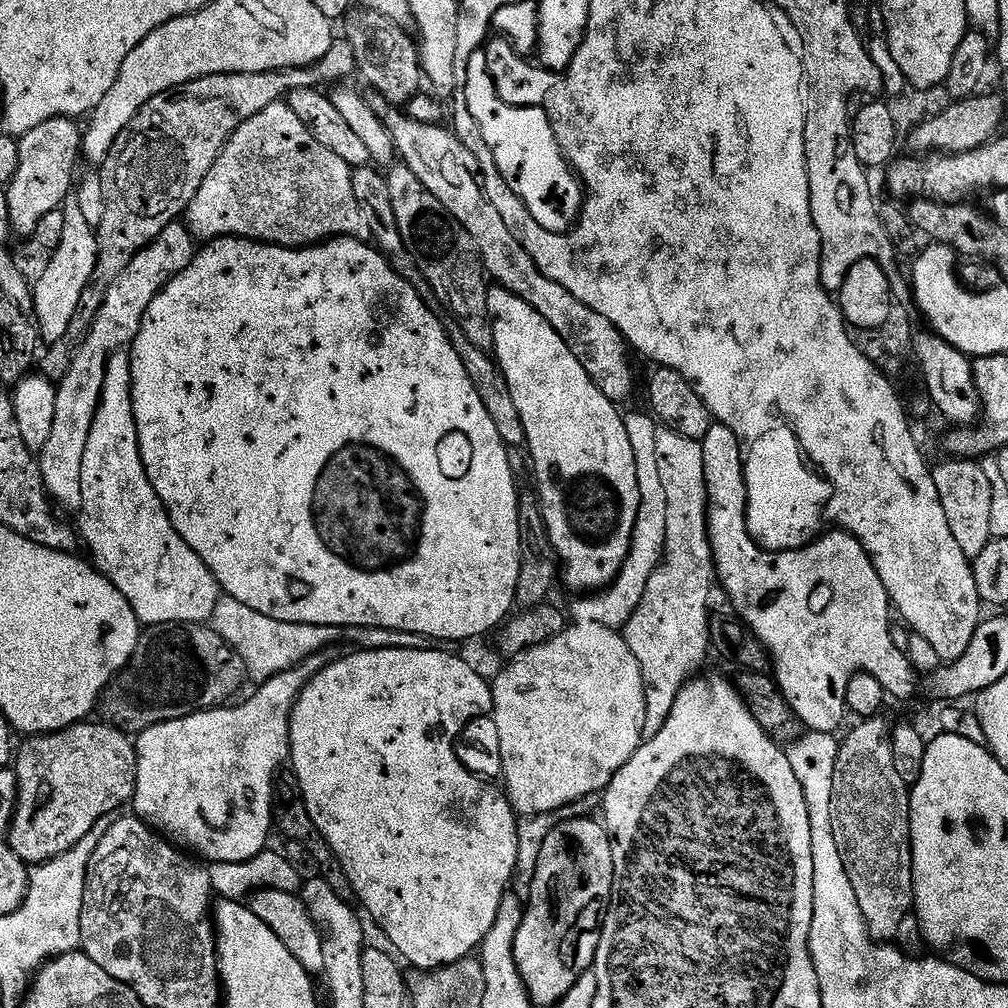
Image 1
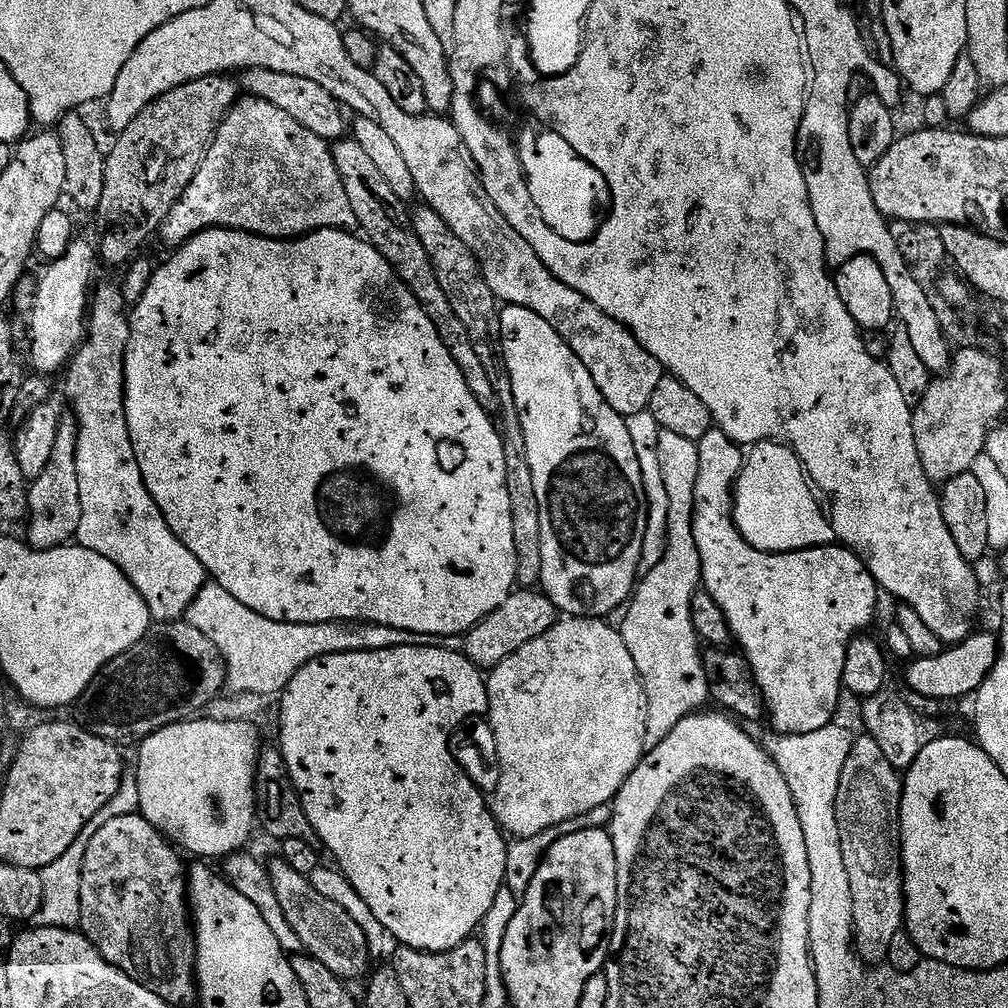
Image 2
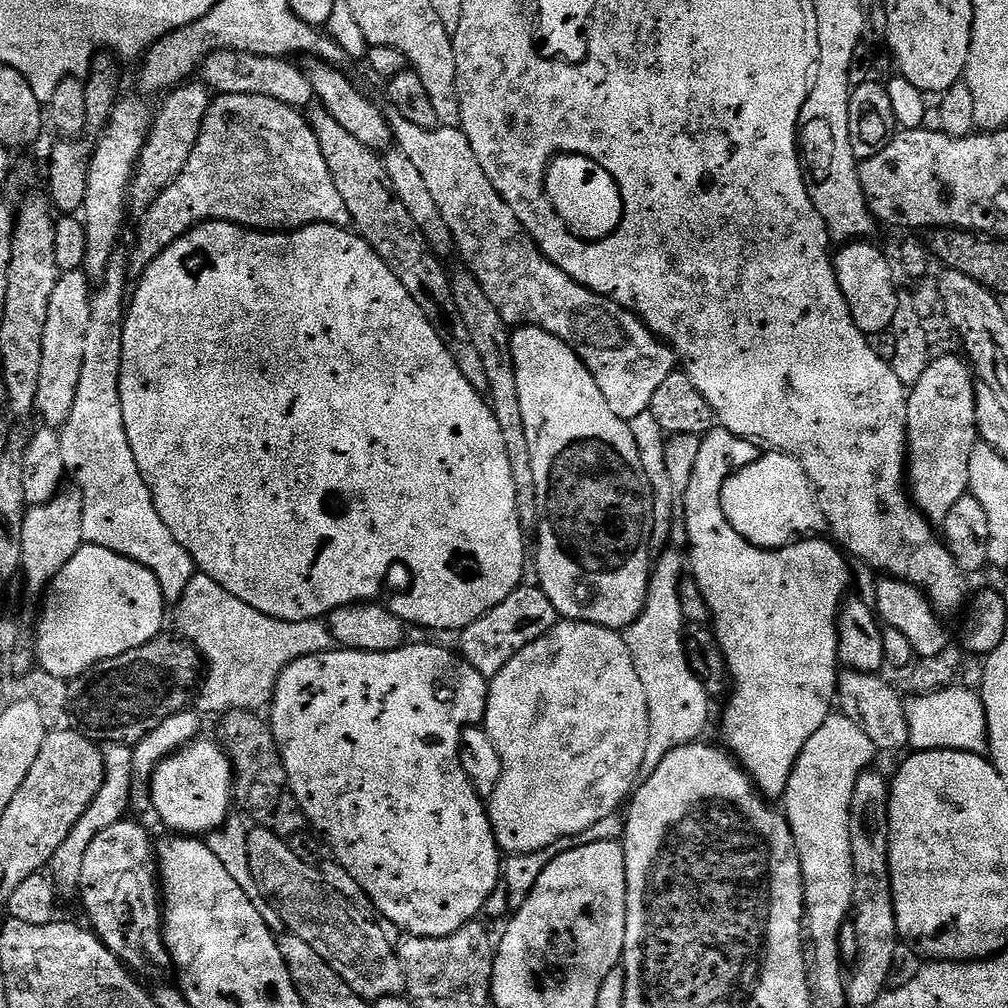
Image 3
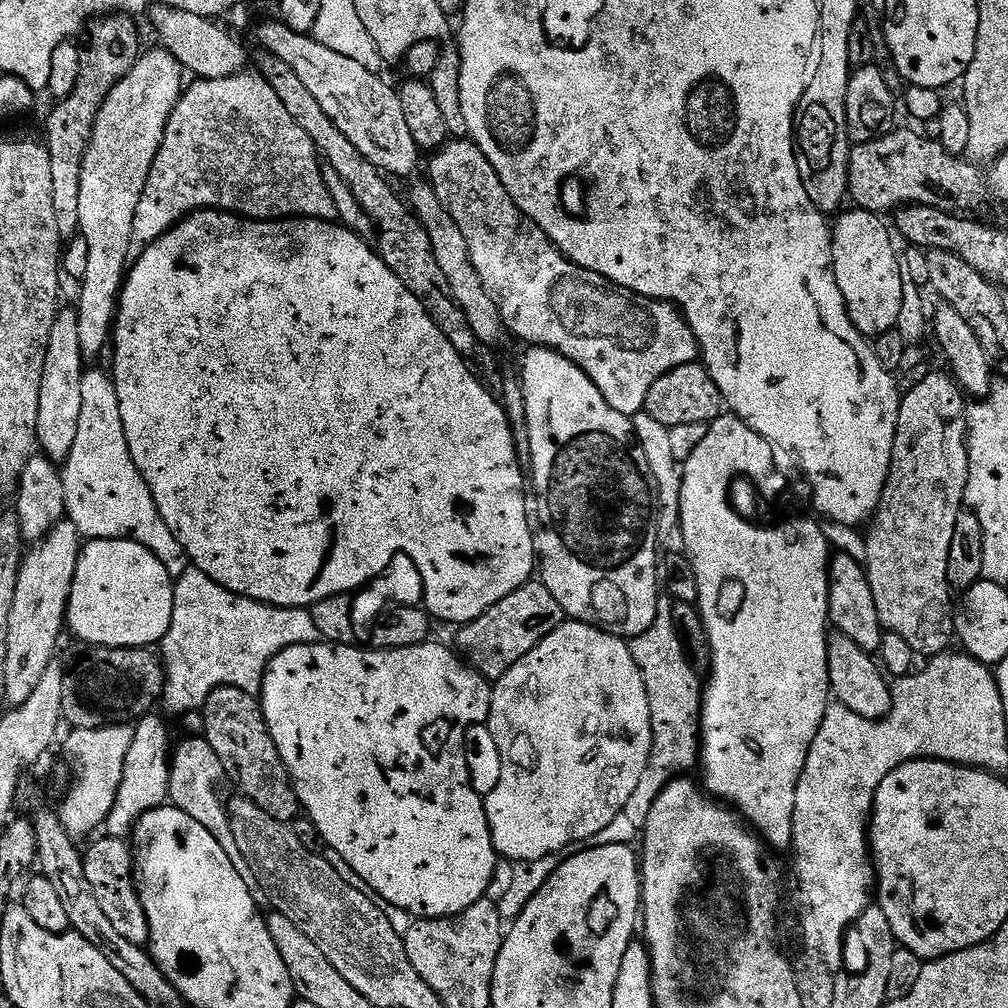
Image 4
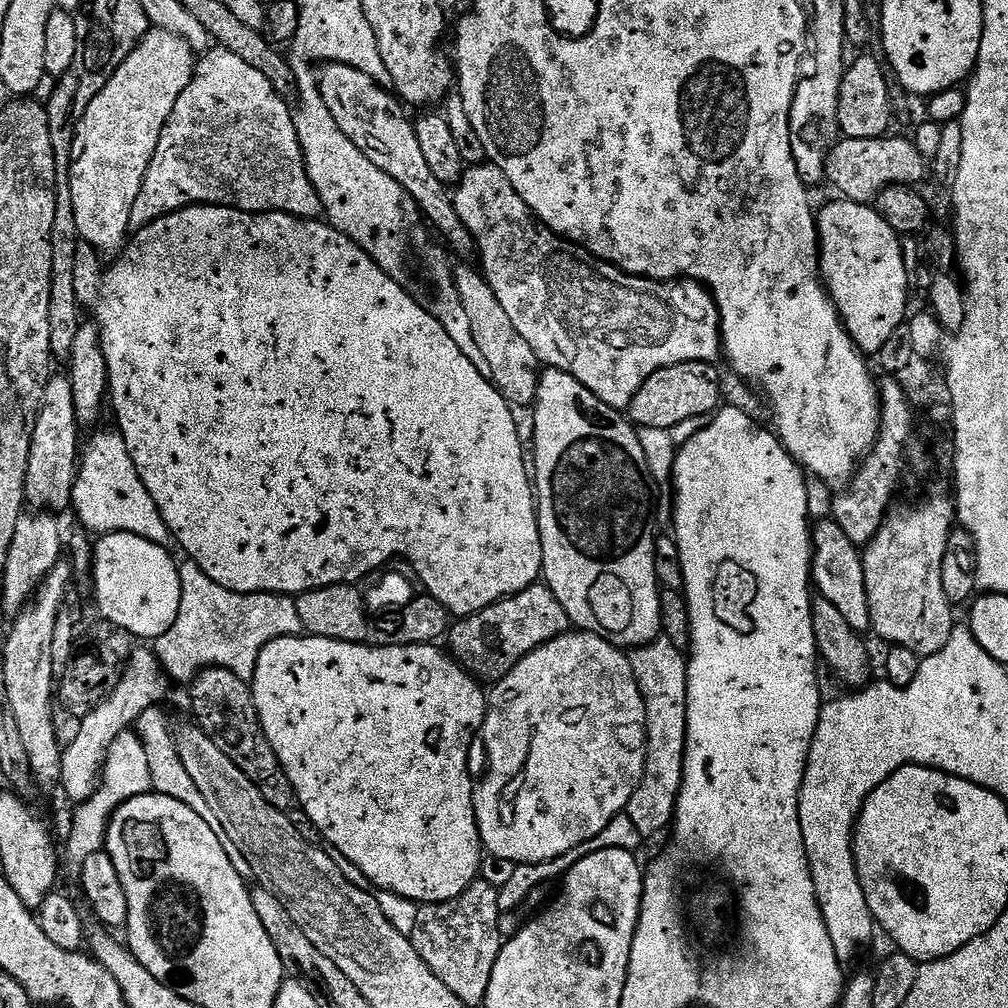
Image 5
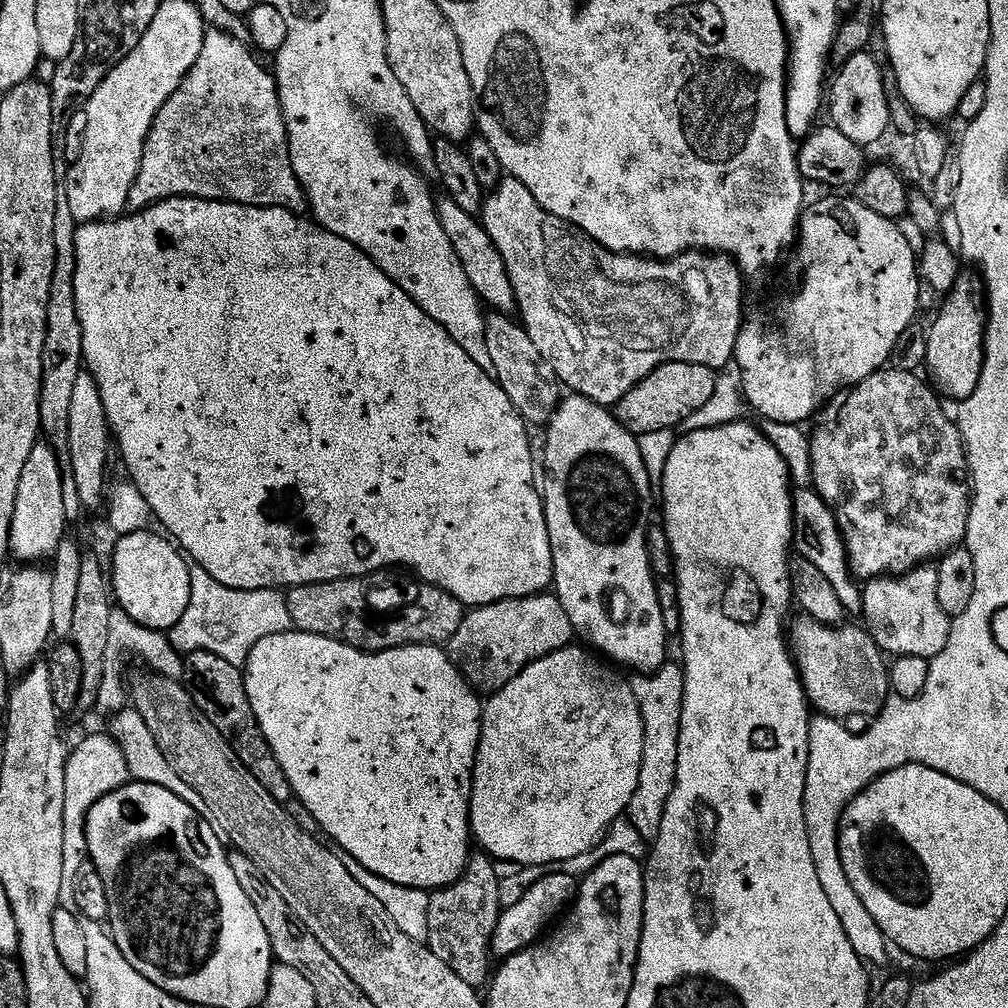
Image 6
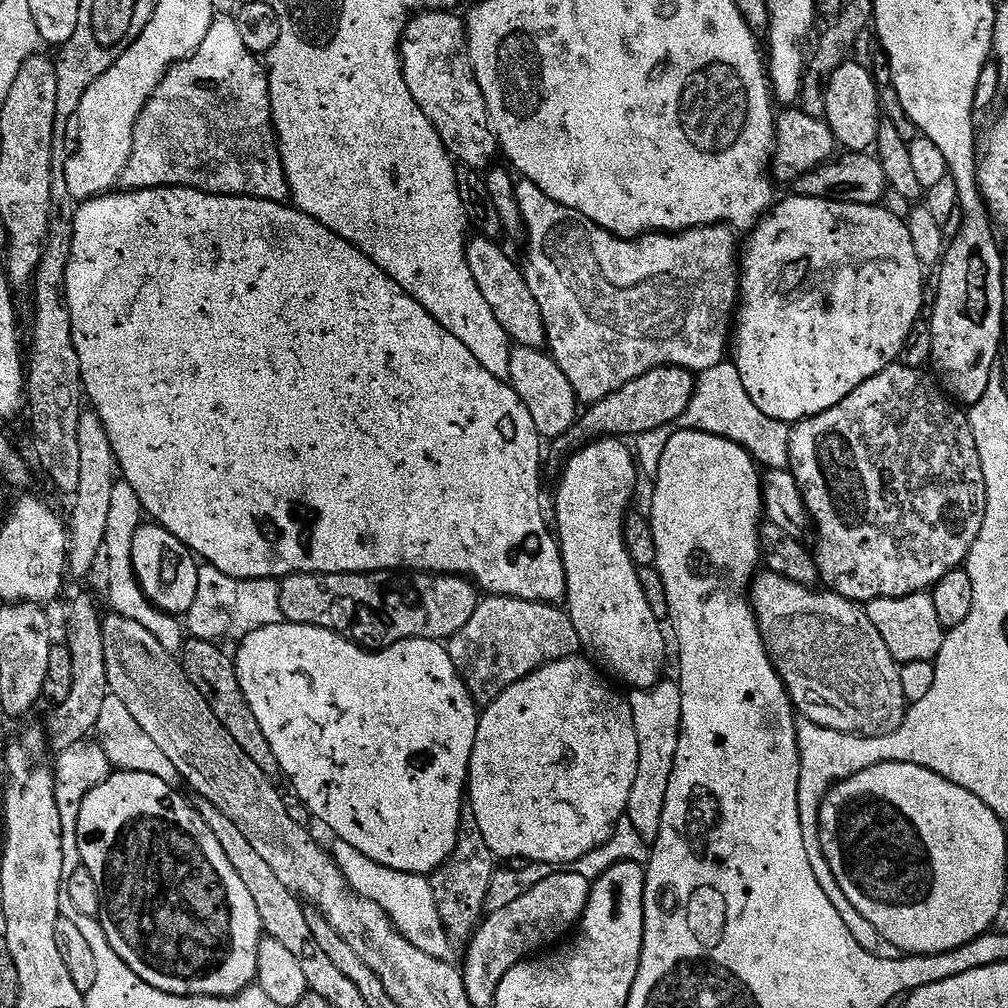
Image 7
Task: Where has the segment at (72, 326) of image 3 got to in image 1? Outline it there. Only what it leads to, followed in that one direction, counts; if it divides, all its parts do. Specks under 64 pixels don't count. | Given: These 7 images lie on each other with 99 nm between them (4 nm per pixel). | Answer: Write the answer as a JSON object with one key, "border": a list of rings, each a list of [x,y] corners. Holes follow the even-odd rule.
{"border":[[[69,198],[62,205],[66,227],[62,233],[62,242],[47,257],[48,265],[44,273],[34,280],[34,299],[36,311],[34,323],[40,333],[41,341],[54,346],[66,329],[70,326],[70,318],[74,318],[74,310],[78,310],[78,302],[82,299],[82,290],[86,290],[86,282],[90,282],[90,274],[94,274],[94,266],[98,262],[98,242],[96,229],[86,222],[82,210],[78,210],[75,198]]]}

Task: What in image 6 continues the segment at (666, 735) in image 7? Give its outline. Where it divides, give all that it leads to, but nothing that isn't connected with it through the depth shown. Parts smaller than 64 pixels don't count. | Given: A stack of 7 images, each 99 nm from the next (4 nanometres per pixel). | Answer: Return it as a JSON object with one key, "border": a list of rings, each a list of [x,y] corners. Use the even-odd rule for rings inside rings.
{"border":[[[669,662],[657,672],[633,675],[630,683],[644,723],[644,749],[642,770],[638,774],[638,790],[634,790],[634,798],[630,798],[626,818],[634,826],[634,830],[642,834],[644,840],[654,842],[662,830],[662,814],[666,814],[666,802],[676,789],[684,670],[679,663]]]}

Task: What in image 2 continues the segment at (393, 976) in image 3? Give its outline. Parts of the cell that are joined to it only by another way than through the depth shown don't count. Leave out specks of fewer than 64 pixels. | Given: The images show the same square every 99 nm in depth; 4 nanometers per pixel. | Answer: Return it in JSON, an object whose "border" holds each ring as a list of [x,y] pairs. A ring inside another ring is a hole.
{"border":[[[276,858],[273,864],[269,863],[267,870],[282,911],[286,914],[286,920],[301,939],[303,949],[318,962],[322,962],[326,970],[330,970],[345,981],[353,982],[352,980],[364,975],[367,977],[370,972],[370,967],[368,968],[370,945],[364,928],[358,926],[338,903],[332,902],[324,894],[318,894],[309,877],[298,874],[298,870],[294,870],[294,866],[290,866],[282,858]]]}

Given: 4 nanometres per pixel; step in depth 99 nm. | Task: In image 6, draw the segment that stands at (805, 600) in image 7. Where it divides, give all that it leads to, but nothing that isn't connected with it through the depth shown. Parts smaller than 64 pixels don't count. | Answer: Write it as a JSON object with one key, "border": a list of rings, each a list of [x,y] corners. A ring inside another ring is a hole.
{"border":[[[806,615],[799,619],[791,621],[786,639],[809,705],[819,715],[841,722],[847,721],[847,716],[875,717],[890,695],[885,653],[863,627],[840,626],[833,630]]]}

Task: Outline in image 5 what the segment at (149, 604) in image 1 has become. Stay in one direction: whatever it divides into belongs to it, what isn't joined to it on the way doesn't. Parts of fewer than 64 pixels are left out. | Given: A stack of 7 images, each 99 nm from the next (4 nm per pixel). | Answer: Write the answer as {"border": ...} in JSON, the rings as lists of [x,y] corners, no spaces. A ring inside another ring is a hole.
{"border":[[[111,431],[96,432],[89,440],[87,437],[86,447],[78,460],[71,511],[76,511],[77,518],[85,524],[81,525],[89,533],[125,532],[138,534],[138,538],[146,538],[155,544],[171,545],[172,532],[166,526],[166,522],[162,522],[162,514],[158,506],[154,506],[154,498],[150,498],[150,490],[146,490],[134,466],[134,458],[130,458],[126,450],[123,436],[119,431]]]}

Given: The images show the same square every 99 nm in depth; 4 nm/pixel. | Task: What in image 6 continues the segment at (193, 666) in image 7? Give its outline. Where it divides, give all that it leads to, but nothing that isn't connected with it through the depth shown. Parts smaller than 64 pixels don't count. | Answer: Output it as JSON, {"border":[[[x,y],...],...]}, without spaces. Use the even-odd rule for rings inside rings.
{"border":[[[209,652],[187,653],[184,666],[186,687],[198,710],[202,710],[202,714],[206,714],[206,718],[210,718],[210,722],[214,722],[217,730],[228,739],[242,766],[246,766],[246,770],[250,770],[250,774],[254,774],[254,778],[266,786],[266,794],[287,805],[293,799],[292,787],[274,750],[262,734],[262,726],[258,726],[254,706],[250,706],[250,698],[246,694],[243,671],[233,666],[230,660]]]}

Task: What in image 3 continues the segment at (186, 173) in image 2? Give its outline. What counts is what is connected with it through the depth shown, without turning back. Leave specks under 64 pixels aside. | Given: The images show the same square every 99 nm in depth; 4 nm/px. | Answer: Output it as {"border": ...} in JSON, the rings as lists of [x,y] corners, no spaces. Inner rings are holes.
{"border":[[[185,82],[169,91],[163,97],[164,105],[155,109],[152,117],[152,129],[148,132],[146,142],[140,151],[136,163],[136,172],[132,175],[130,189],[131,207],[143,210],[150,207],[158,194],[174,180],[186,166],[190,150],[196,145],[202,122],[212,105],[213,93],[203,83]]]}

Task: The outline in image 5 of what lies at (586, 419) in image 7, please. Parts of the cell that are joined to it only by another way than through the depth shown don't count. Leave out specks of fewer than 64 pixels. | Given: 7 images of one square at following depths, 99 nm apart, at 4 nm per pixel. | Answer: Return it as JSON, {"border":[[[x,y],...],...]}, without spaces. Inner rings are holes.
{"border":[[[682,362],[674,366],[666,366],[650,378],[632,396],[626,415],[637,429],[667,428],[671,429],[679,423],[699,416],[711,417],[721,407],[720,372],[715,363]]]}

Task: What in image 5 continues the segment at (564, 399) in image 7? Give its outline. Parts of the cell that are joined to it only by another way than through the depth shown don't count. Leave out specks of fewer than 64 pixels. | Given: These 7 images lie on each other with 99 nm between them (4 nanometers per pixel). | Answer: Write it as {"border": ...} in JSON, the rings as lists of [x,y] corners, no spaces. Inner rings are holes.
{"border":[[[468,262],[457,264],[452,280],[456,284],[458,298],[462,300],[462,310],[466,310],[466,318],[470,318],[470,330],[474,334],[478,354],[482,354],[484,359],[487,375],[495,384],[496,389],[508,399],[509,404],[535,405],[542,371],[540,359],[536,357],[534,350],[530,350],[530,342],[526,342],[526,338],[522,338],[522,334],[514,330],[506,309],[502,307],[502,302],[498,302],[494,290],[490,290],[483,272]]]}

